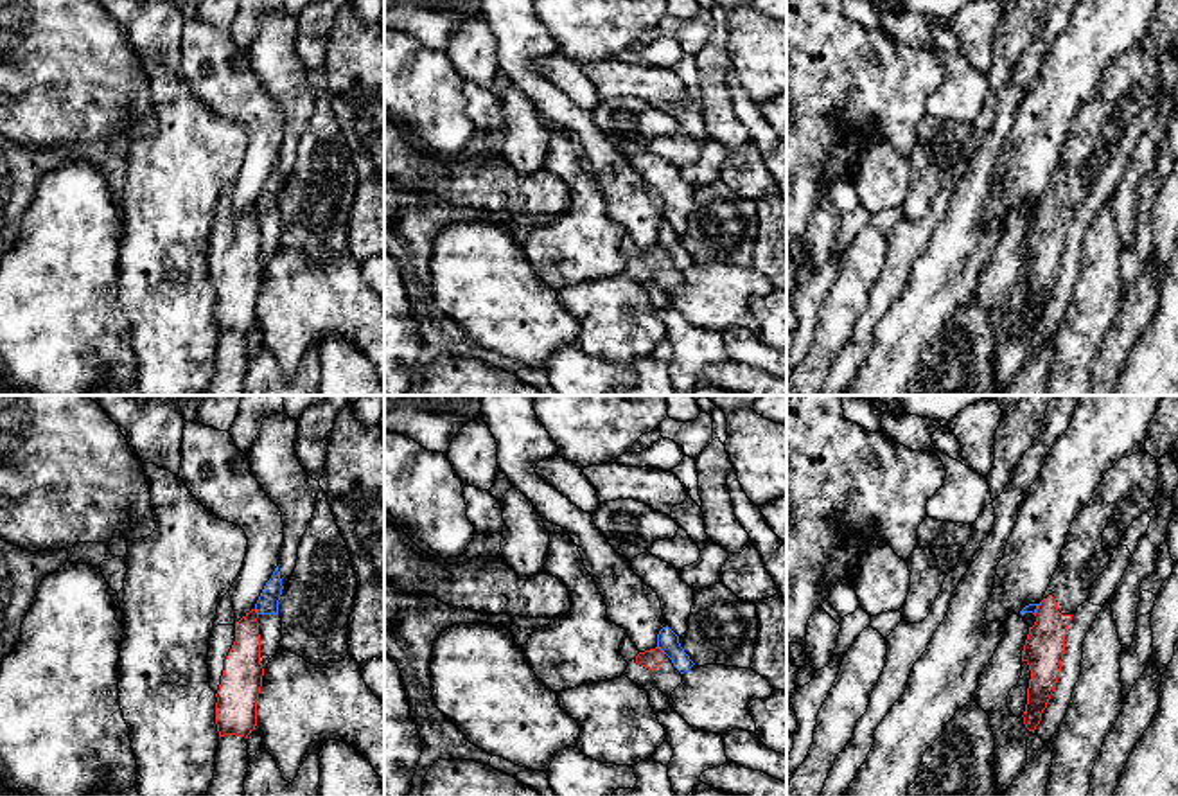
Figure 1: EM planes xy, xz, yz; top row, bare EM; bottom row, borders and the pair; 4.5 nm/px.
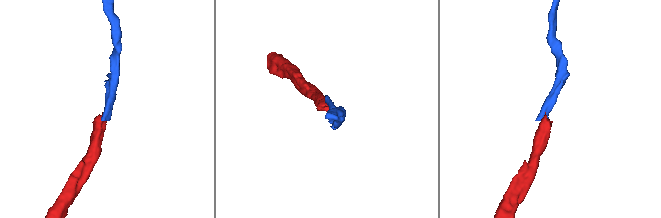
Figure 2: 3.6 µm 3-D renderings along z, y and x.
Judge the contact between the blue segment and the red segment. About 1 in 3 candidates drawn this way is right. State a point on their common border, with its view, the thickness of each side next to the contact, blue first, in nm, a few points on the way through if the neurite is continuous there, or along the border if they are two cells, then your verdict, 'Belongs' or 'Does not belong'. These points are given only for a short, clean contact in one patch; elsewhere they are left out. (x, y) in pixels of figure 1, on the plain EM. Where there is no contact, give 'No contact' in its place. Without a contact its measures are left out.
Touches blue at xz (661, 247). Thickness 100 nm (blue) against 90 nm. Boundary: xz (658, 243), (665, 250). Does not belong

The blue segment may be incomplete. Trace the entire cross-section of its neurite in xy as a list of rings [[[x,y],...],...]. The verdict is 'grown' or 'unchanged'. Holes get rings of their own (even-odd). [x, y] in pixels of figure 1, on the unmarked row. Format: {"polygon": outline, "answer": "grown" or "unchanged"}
{"polygon": [[[277,164],[255,201],[255,207],[259,210],[257,219],[259,219],[259,232],[260,232],[260,261],[264,266],[264,273],[269,257],[280,248],[282,216],[278,212],[278,198],[282,187],[284,183]]], "answer": "grown"}

